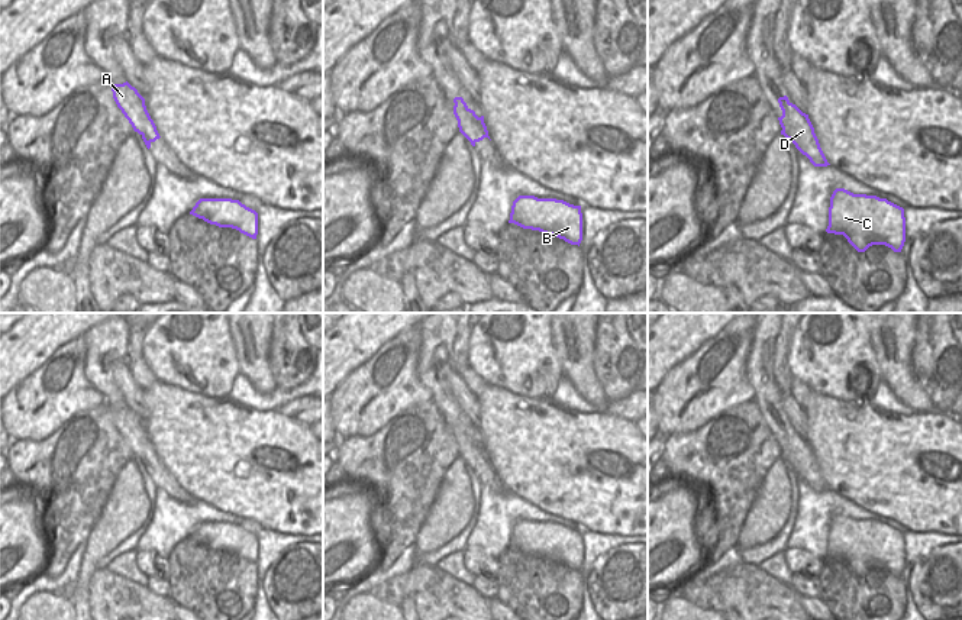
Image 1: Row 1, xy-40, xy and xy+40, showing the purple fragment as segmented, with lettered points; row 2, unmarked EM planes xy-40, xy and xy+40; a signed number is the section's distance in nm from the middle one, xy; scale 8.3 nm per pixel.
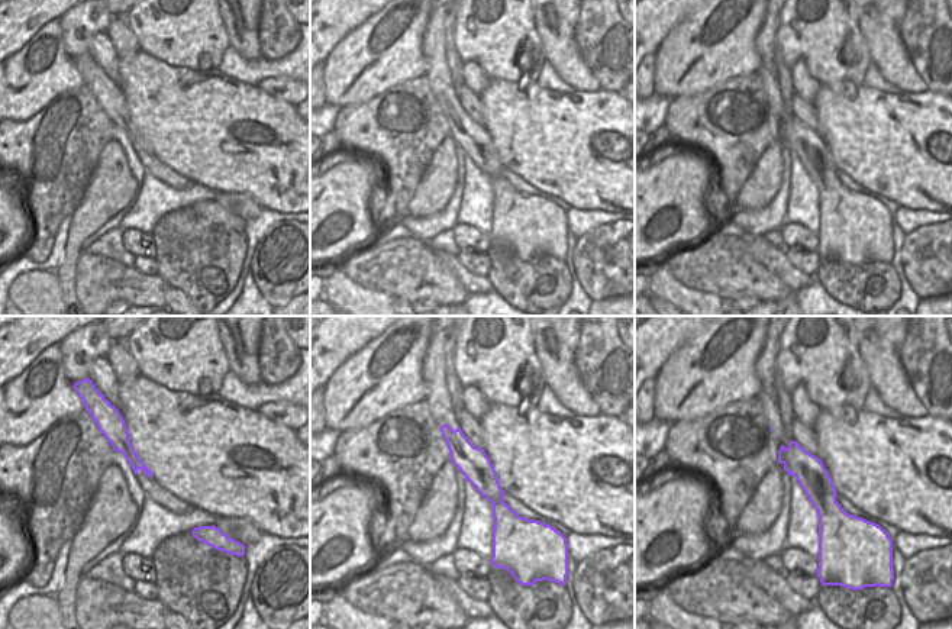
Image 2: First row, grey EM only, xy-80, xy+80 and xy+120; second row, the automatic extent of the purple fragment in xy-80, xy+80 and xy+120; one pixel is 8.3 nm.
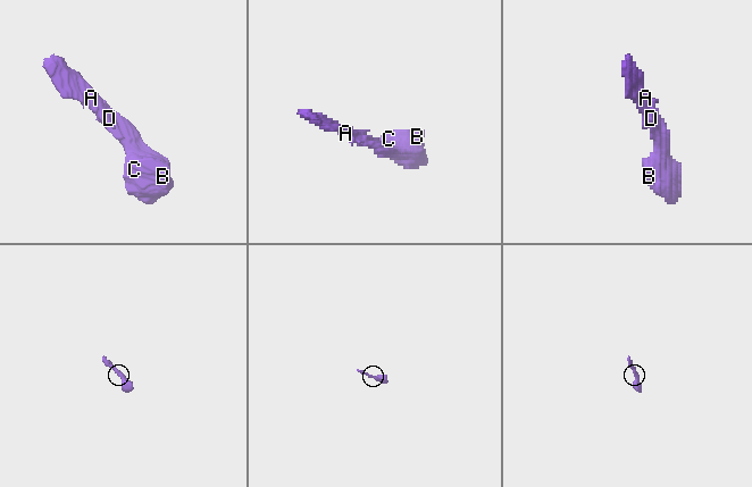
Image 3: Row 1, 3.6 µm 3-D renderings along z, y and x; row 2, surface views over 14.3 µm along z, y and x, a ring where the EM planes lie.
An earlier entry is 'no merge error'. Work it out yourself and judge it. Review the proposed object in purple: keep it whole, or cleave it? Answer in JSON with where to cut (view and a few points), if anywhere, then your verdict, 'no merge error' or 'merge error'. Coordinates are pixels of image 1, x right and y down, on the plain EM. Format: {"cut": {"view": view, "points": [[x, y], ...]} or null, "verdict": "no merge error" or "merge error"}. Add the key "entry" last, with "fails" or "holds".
{"cut": {"view": "xy", "points": [[454, 430], [462, 430], [486, 461]]}, "verdict": "merge error", "entry": "fails"}

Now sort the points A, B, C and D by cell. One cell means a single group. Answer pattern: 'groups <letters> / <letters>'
groups A / B C D

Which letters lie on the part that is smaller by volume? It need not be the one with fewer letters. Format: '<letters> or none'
A

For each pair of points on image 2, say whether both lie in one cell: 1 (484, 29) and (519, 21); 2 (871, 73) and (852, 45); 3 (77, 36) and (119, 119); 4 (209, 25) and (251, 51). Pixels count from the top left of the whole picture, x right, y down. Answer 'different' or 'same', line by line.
1: same
2: different
3: different
4: different

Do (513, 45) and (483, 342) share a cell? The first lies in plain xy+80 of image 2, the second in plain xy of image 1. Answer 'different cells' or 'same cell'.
same cell

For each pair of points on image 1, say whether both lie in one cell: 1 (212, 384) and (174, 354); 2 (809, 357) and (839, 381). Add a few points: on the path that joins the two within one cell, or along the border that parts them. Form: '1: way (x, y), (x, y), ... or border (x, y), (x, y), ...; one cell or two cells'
1: way (203, 375), (183, 355); one cell
2: way (816, 358), (832, 374); one cell

